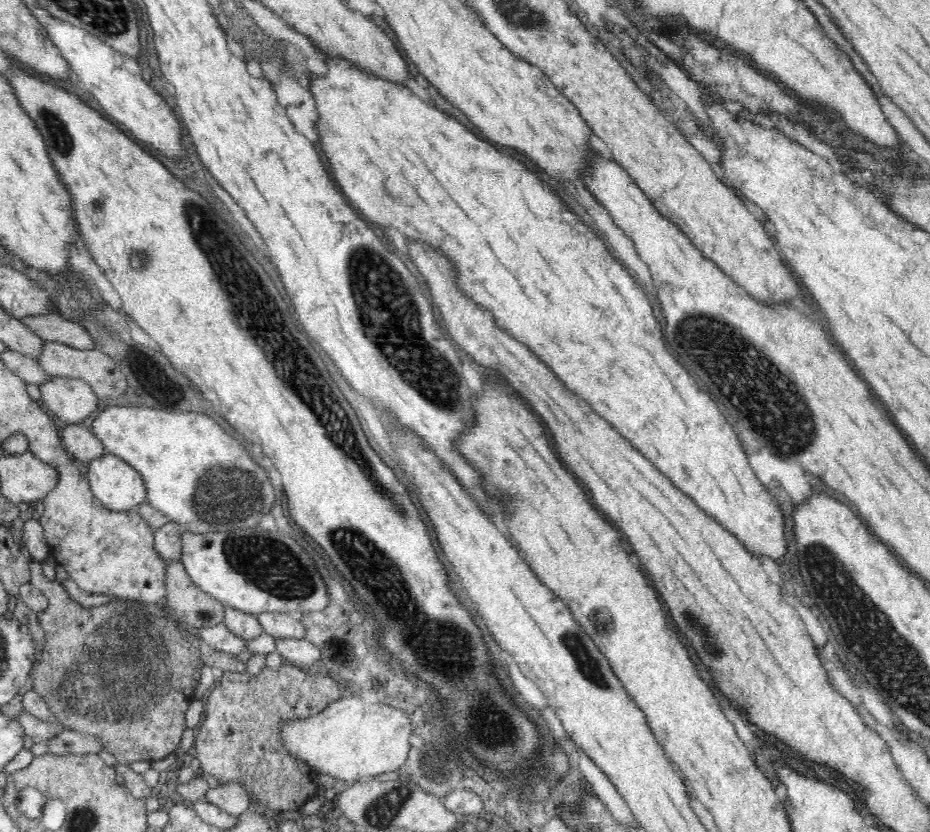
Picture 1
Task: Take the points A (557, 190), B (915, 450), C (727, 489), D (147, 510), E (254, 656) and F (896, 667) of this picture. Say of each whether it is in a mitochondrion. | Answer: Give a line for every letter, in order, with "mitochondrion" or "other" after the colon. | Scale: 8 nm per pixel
A: other
B: other
C: other
D: other
E: other
F: mitochondrion

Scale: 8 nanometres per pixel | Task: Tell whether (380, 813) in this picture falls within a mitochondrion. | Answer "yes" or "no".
yes

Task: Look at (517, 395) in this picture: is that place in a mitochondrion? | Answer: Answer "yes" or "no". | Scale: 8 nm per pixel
no

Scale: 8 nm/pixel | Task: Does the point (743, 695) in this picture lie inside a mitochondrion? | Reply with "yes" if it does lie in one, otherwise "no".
yes

